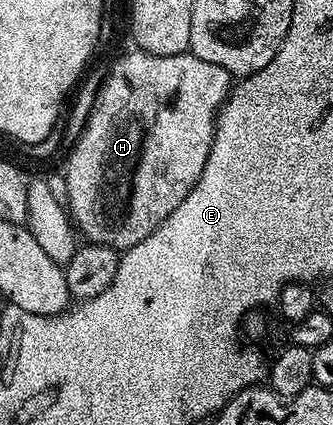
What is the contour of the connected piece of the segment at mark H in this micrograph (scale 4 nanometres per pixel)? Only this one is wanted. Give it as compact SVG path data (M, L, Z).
M140 49L132 50L114 61L113 68L106 73L105 80L102 81L101 88L97 91L97 100L94 101L93 108L90 109L89 116L85 119L85 128L82 129L81 136L74 141L73 148L69 151L69 160L65 163L65 195L63 191L63 199L67 204L69 218L74 228L88 242L116 247L121 253L125 252L128 247L139 245L143 237L151 237L151 233L159 229L161 222L171 217L171 213L175 213L179 205L183 205L187 193L195 189L203 173L203 165L207 165L207 157L211 153L213 134L217 128L217 113L229 98L231 90L231 76L227 69L223 69L223 65L211 65L211 61L203 61L203 57L195 57L192 53L152 55Z

